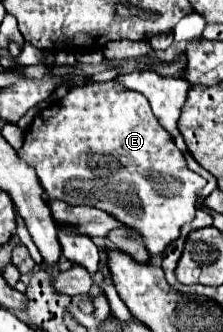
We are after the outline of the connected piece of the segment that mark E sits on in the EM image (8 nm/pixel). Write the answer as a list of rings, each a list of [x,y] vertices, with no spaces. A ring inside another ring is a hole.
[[[116,81],[74,87],[66,97],[42,109],[26,129],[24,145],[16,153],[36,171],[50,199],[102,209],[134,227],[144,237],[150,259],[162,255],[166,245],[180,235],[182,225],[196,217],[198,191],[206,185],[202,175],[188,169],[184,155],[152,115],[148,99],[136,91],[124,91]]]

